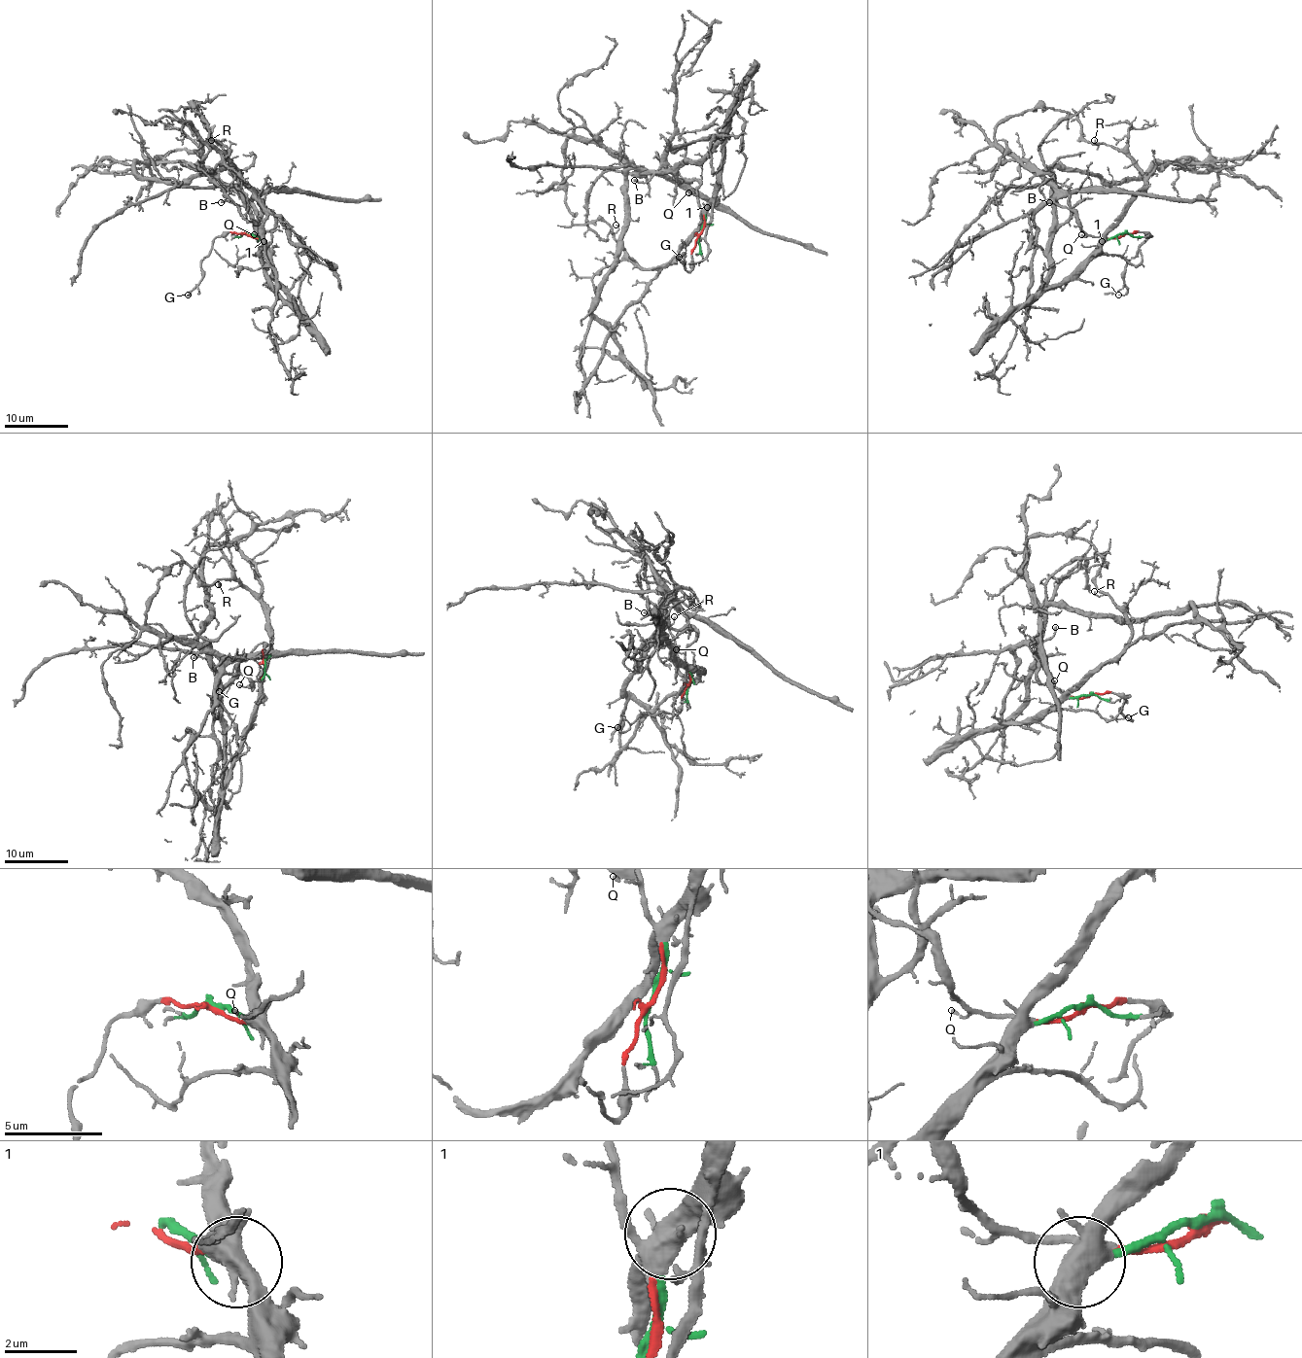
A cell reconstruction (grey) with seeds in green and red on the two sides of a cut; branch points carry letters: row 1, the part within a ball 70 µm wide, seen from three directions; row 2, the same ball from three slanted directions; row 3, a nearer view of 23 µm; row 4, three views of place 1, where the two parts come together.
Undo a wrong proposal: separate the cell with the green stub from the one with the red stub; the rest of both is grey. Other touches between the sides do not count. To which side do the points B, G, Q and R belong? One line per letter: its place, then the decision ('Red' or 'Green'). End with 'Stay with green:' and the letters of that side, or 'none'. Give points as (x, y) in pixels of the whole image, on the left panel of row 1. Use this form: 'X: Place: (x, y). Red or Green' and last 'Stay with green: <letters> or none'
B: Place: (221, 202). Green
G: Place: (188, 295). Red
Q: Place: (254, 234). Red
R: Place: (211, 140). Green
Stay with green: B, R

